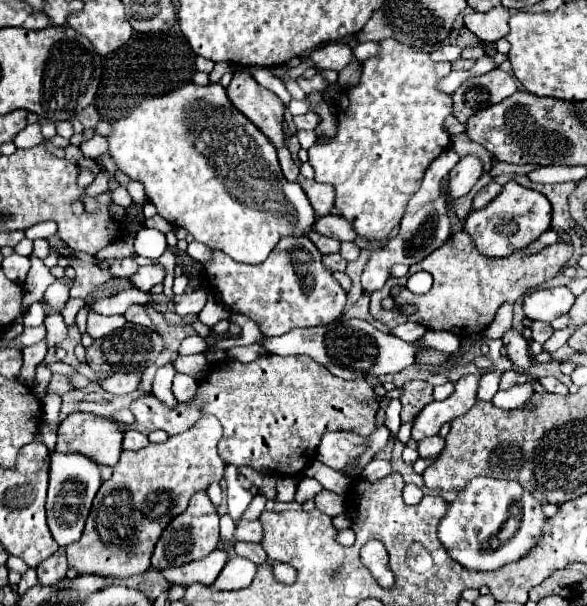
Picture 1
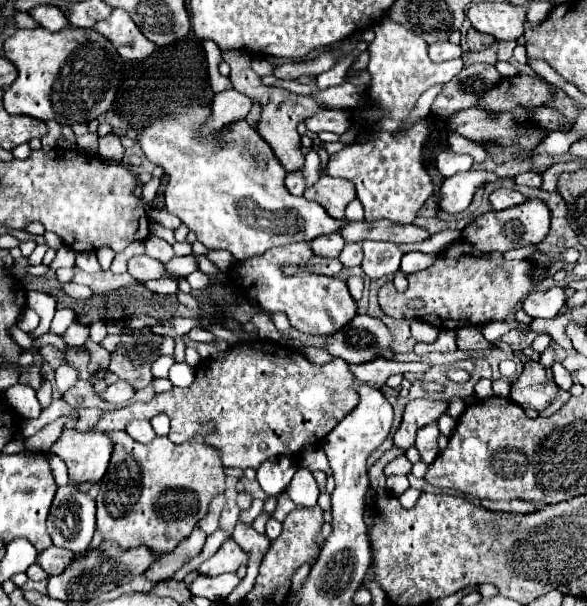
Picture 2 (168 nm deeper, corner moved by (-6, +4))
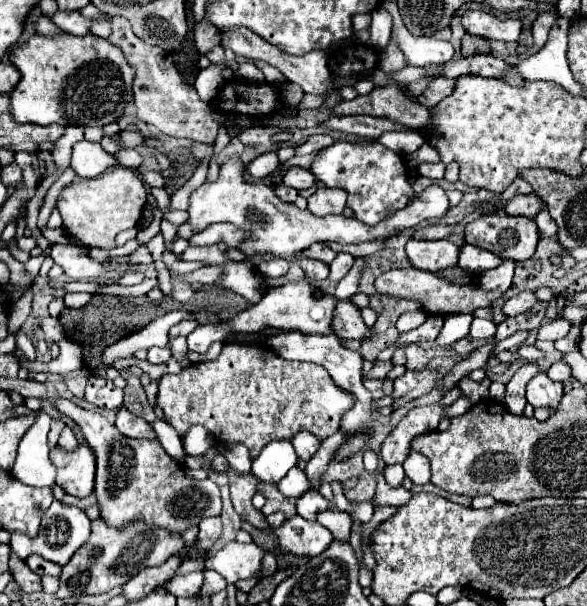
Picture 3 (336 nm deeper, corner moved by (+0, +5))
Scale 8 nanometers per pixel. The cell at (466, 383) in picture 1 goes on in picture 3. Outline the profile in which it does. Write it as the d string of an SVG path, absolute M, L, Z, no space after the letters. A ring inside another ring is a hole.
M410 452L410 456L402 466L404 466L404 474L412 480L412 484L424 486L430 482L430 464L422 454Z

